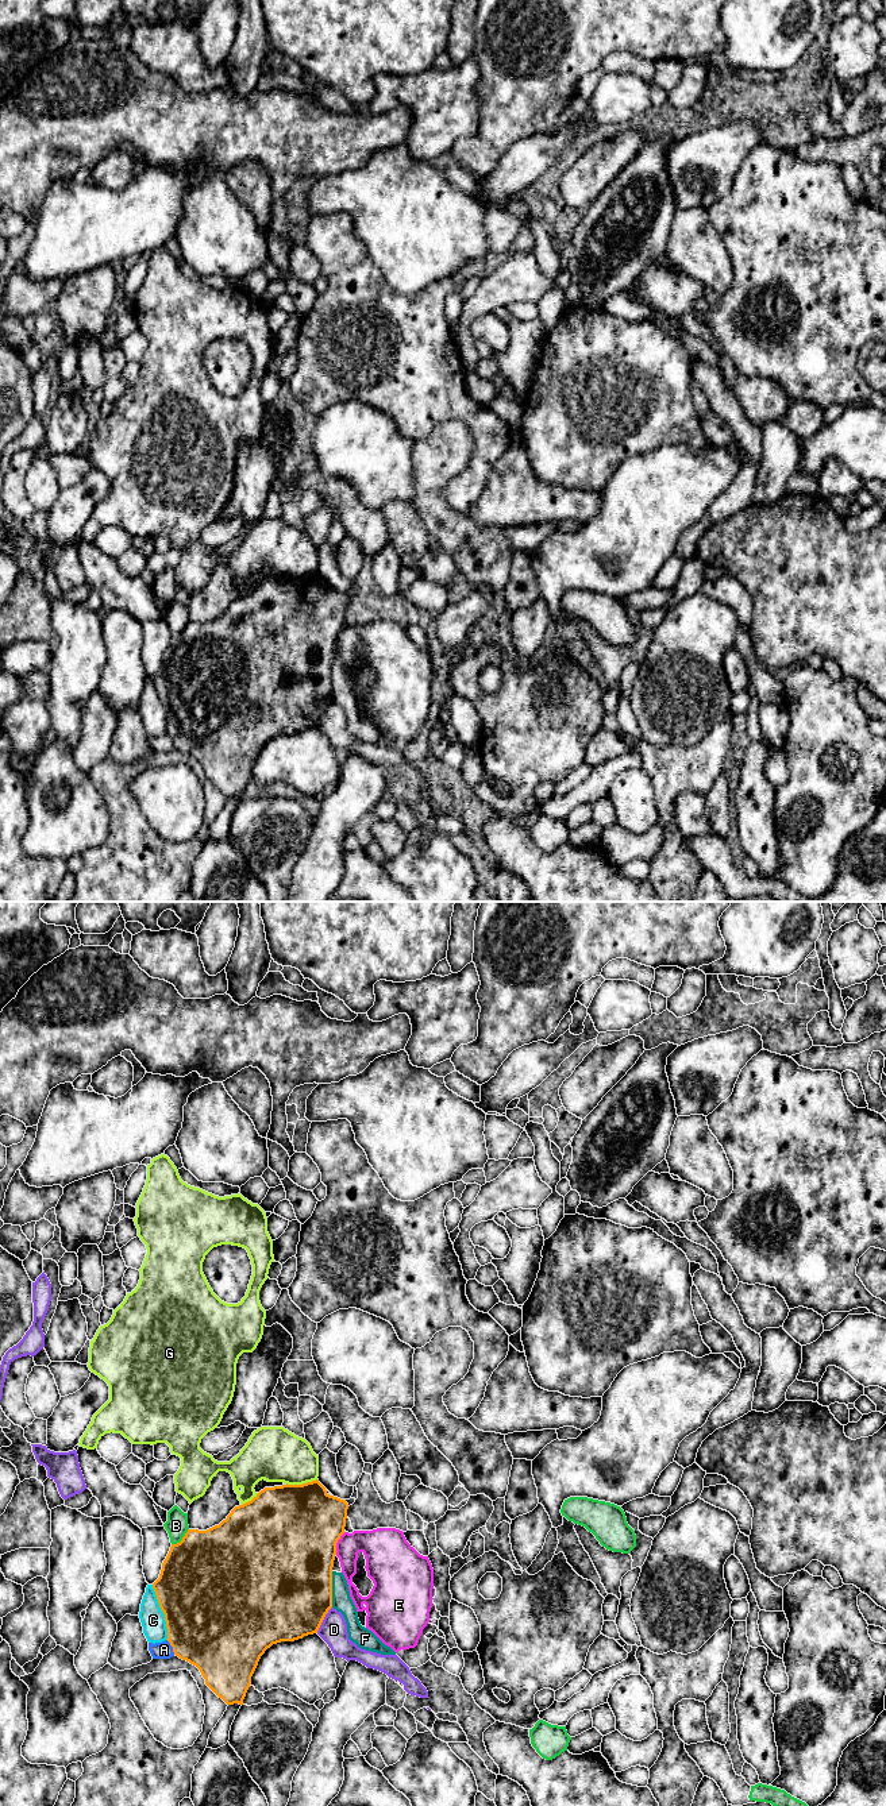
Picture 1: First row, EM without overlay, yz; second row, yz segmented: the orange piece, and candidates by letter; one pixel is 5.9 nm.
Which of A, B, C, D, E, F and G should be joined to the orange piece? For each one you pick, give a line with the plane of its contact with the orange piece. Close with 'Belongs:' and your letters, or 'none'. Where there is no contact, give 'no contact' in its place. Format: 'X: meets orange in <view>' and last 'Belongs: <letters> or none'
Belongs: none

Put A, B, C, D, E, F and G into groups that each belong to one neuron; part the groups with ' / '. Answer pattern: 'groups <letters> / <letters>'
groups A / B / C / D / E / F / G

